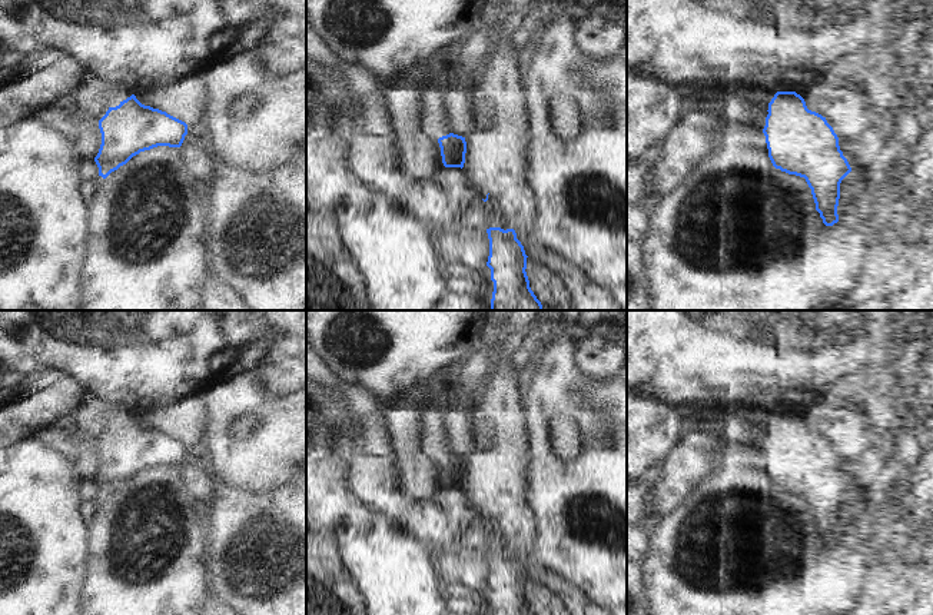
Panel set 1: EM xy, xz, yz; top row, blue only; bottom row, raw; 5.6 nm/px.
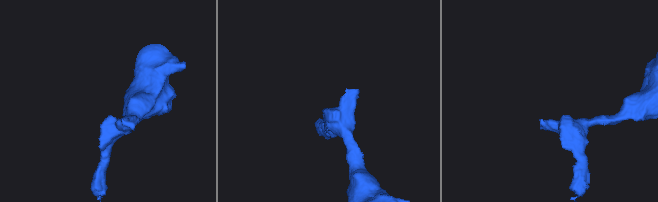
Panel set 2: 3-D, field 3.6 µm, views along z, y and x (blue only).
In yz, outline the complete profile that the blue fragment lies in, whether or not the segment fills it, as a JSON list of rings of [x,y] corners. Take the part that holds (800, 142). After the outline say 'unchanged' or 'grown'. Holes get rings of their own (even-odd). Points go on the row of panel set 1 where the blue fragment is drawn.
[[[728,84],[724,87],[728,96],[738,96],[753,104],[753,110],[767,112],[763,133],[768,149],[768,157],[776,169],[788,174],[804,177],[826,226],[839,222],[837,206],[840,183],[851,172],[847,159],[839,146],[839,137],[826,117],[807,109],[804,99],[796,92],[778,92],[771,84]]] | grown

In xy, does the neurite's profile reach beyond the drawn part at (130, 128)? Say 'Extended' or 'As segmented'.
Extended

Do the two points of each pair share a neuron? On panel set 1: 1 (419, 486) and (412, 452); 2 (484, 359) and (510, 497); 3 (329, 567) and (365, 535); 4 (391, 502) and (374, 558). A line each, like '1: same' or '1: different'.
1: same
2: different
3: different
4: different

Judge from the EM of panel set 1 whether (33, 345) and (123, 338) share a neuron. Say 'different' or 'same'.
same

